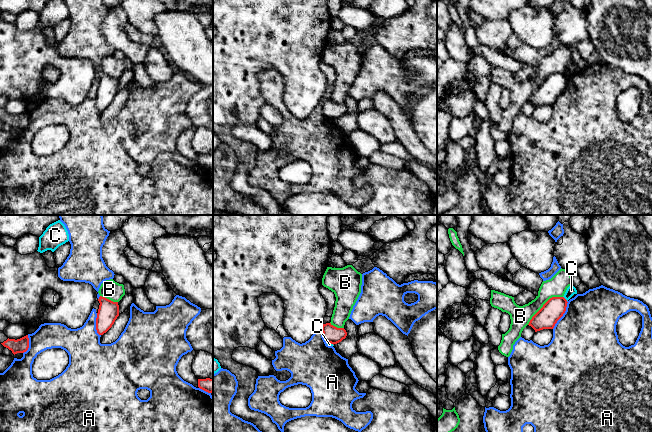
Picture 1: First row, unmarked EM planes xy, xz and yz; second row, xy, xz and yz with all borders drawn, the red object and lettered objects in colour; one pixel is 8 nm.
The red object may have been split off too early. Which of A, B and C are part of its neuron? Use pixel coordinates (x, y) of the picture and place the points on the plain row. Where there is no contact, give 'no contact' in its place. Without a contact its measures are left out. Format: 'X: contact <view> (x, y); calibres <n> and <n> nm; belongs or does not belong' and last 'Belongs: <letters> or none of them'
A: contact yz (562, 91); calibres 170 and 500 nm; does not belong
B: contact yz (543, 81); calibres 170 and 170 nm; does not belong
C: contact yz (564, 74); calibres 170 and 80 nm; does not belong
Belongs: none of them

